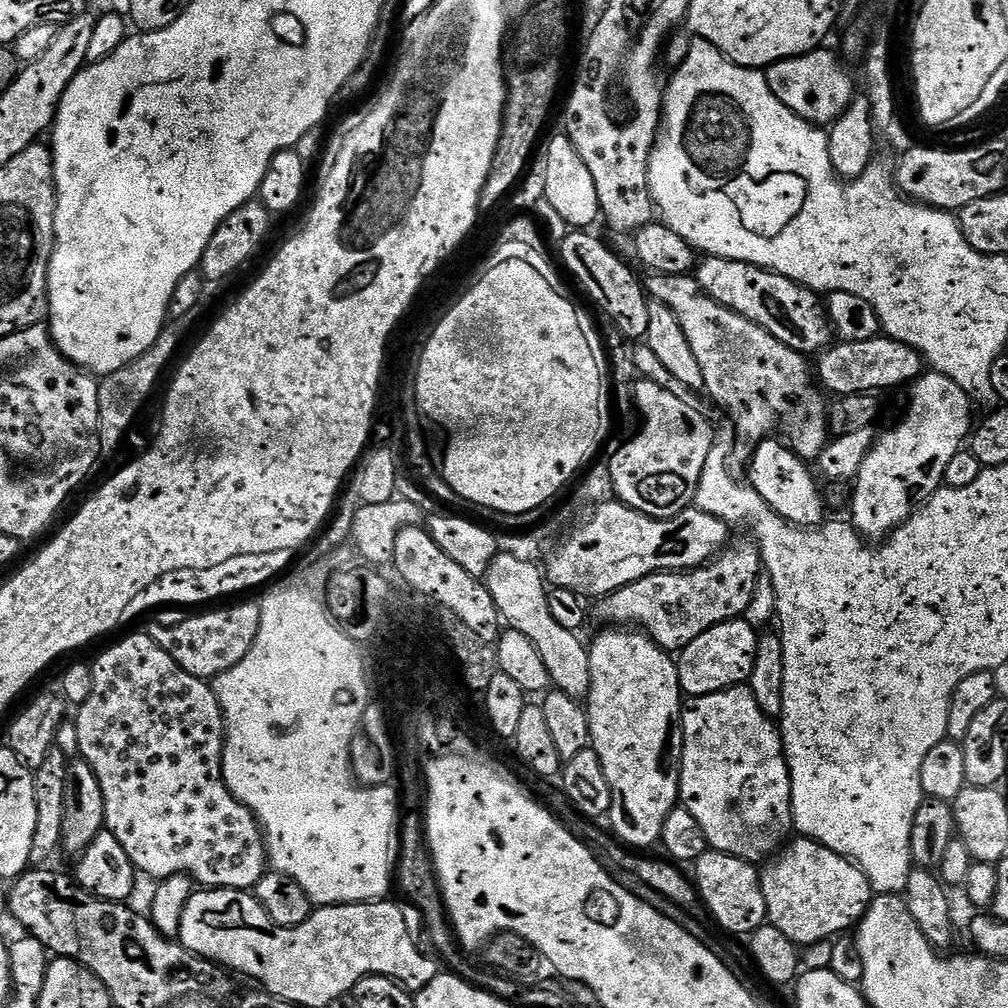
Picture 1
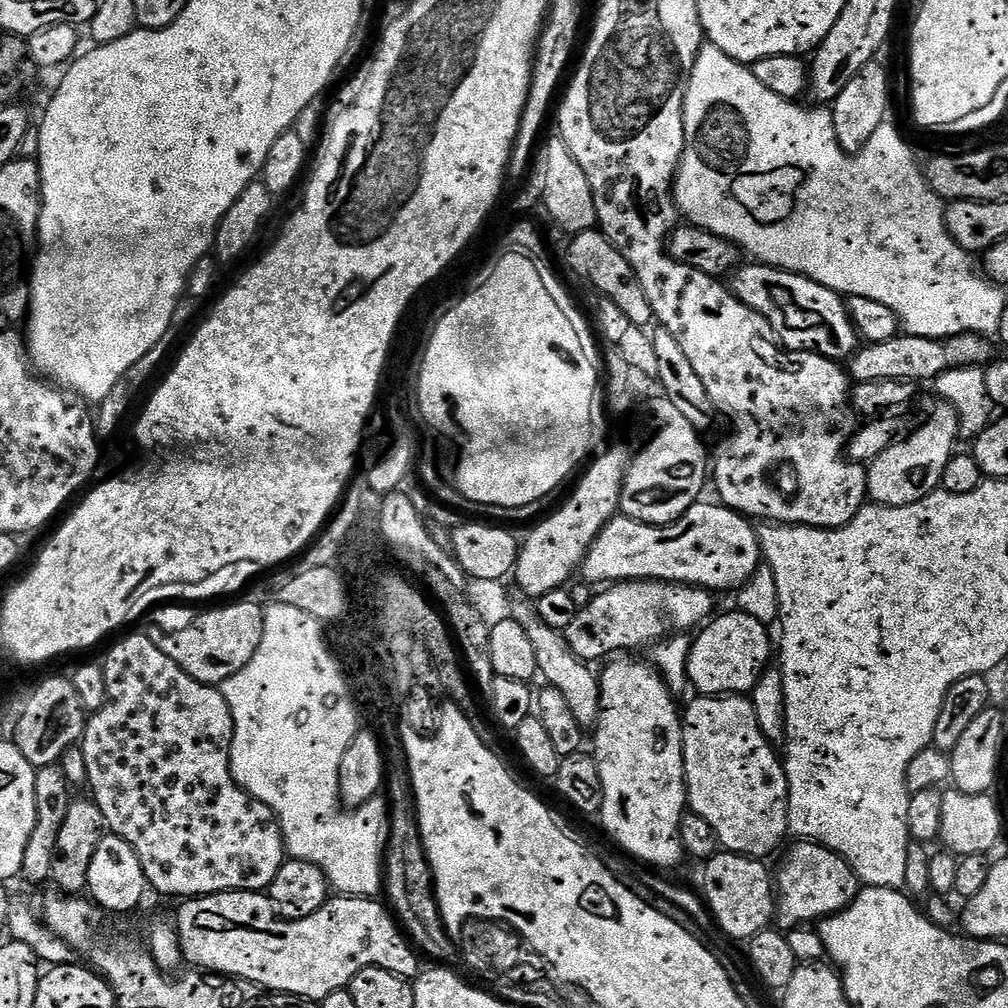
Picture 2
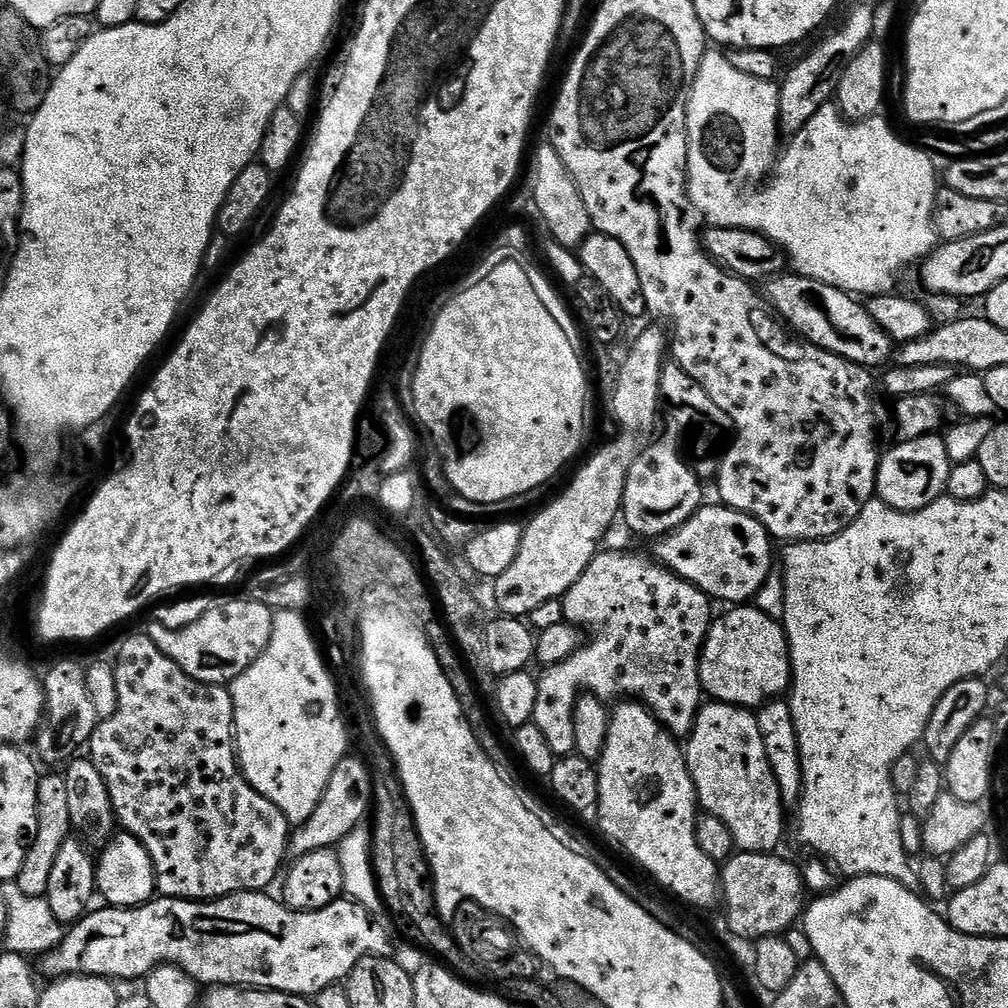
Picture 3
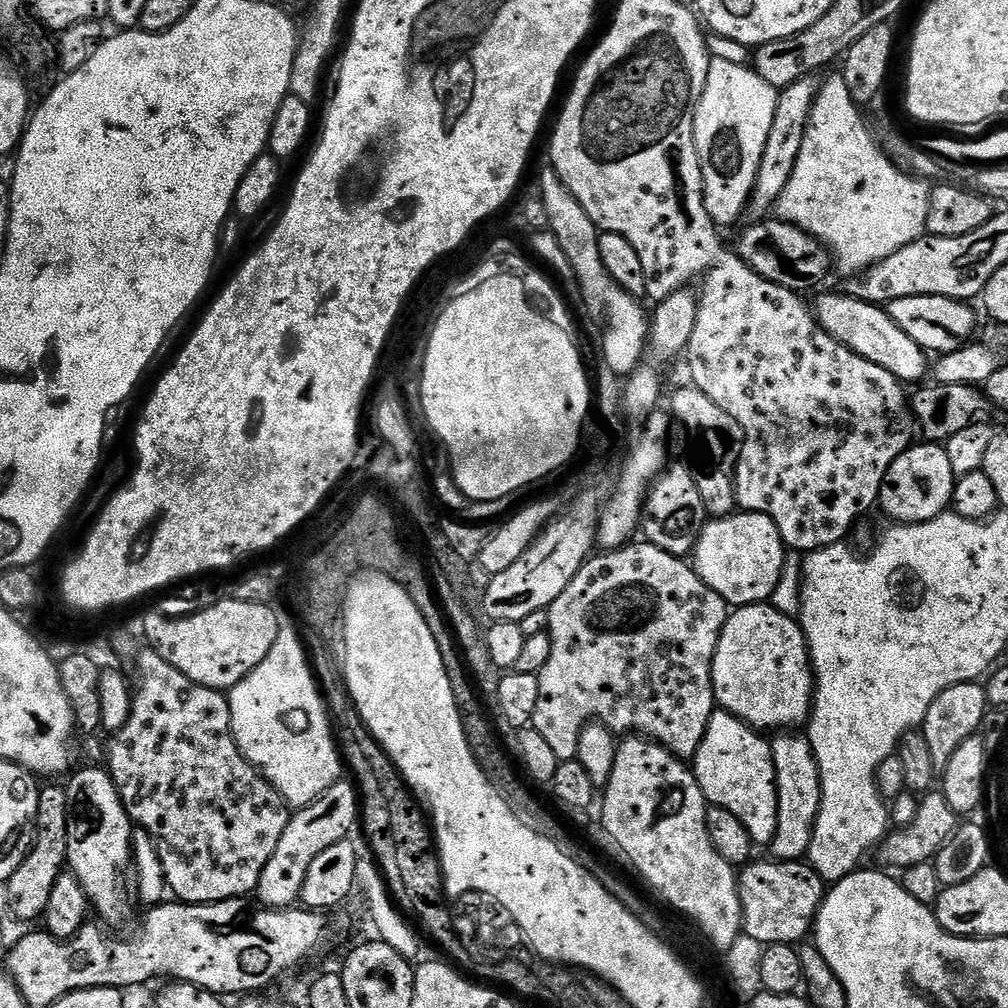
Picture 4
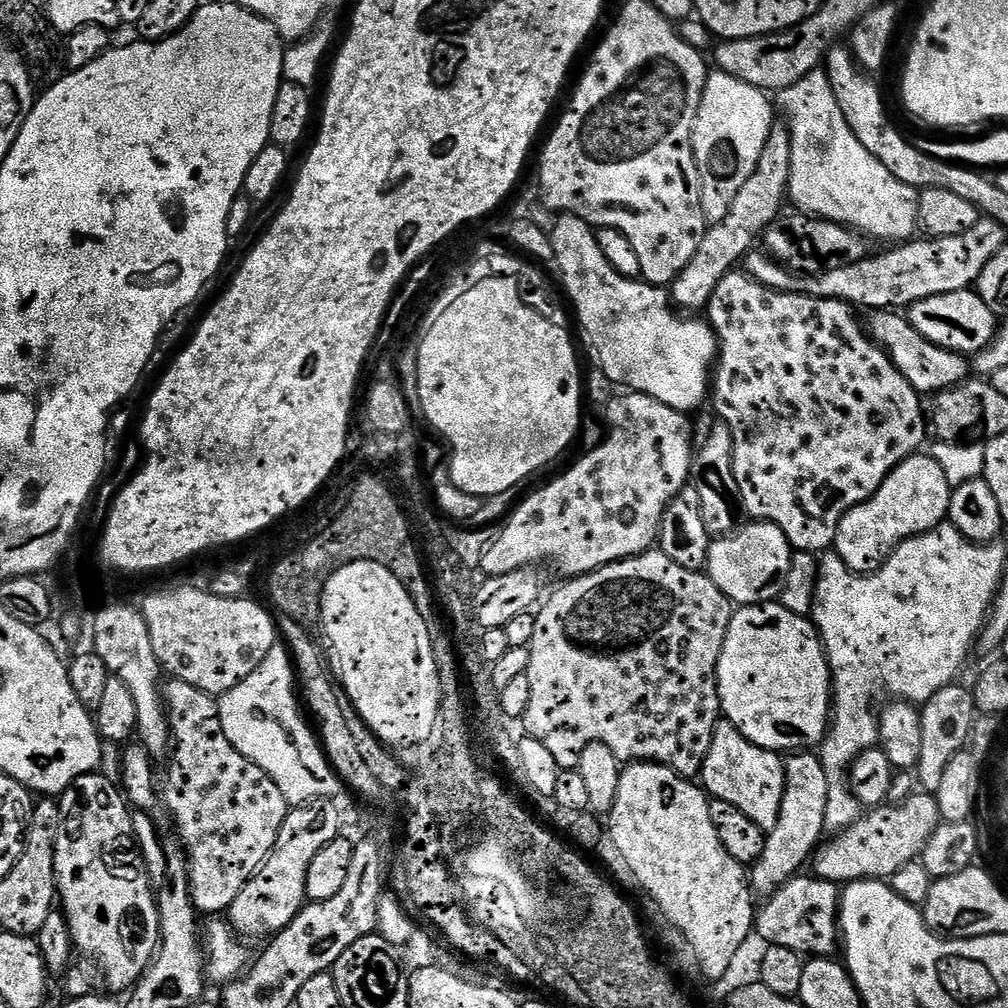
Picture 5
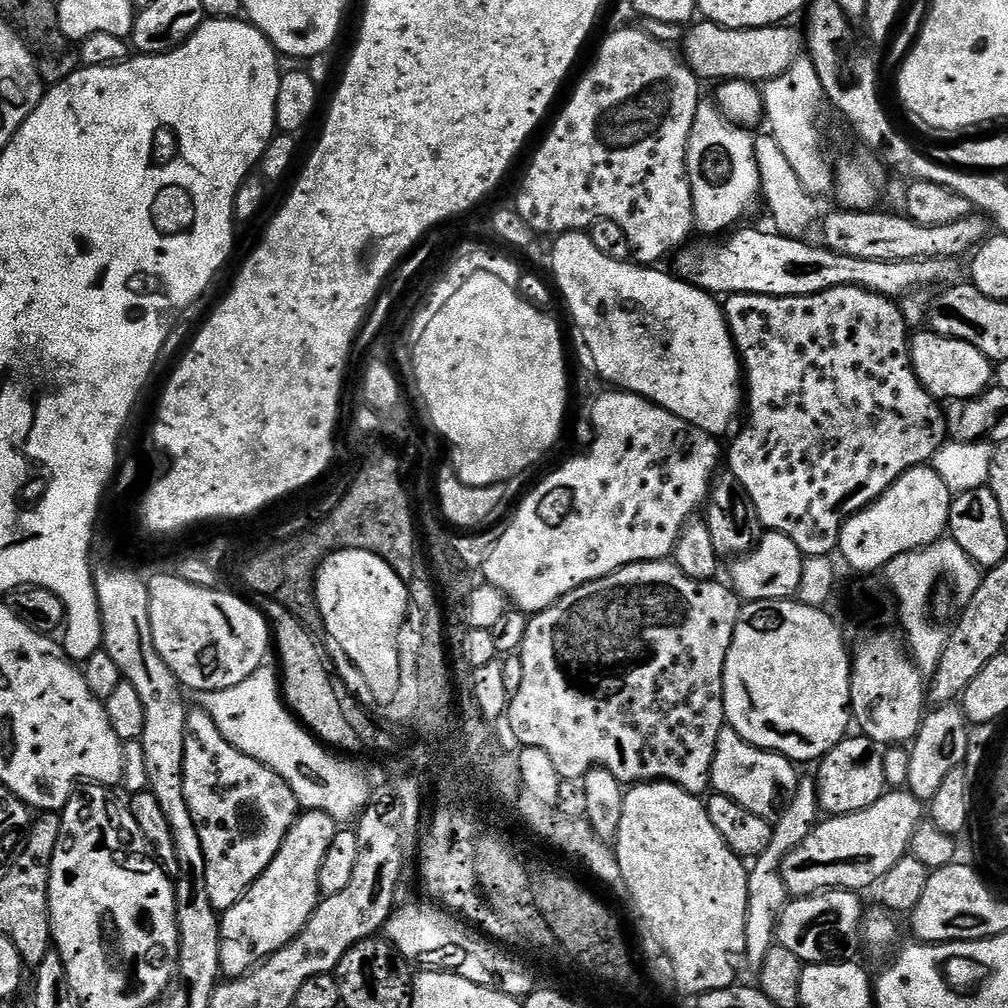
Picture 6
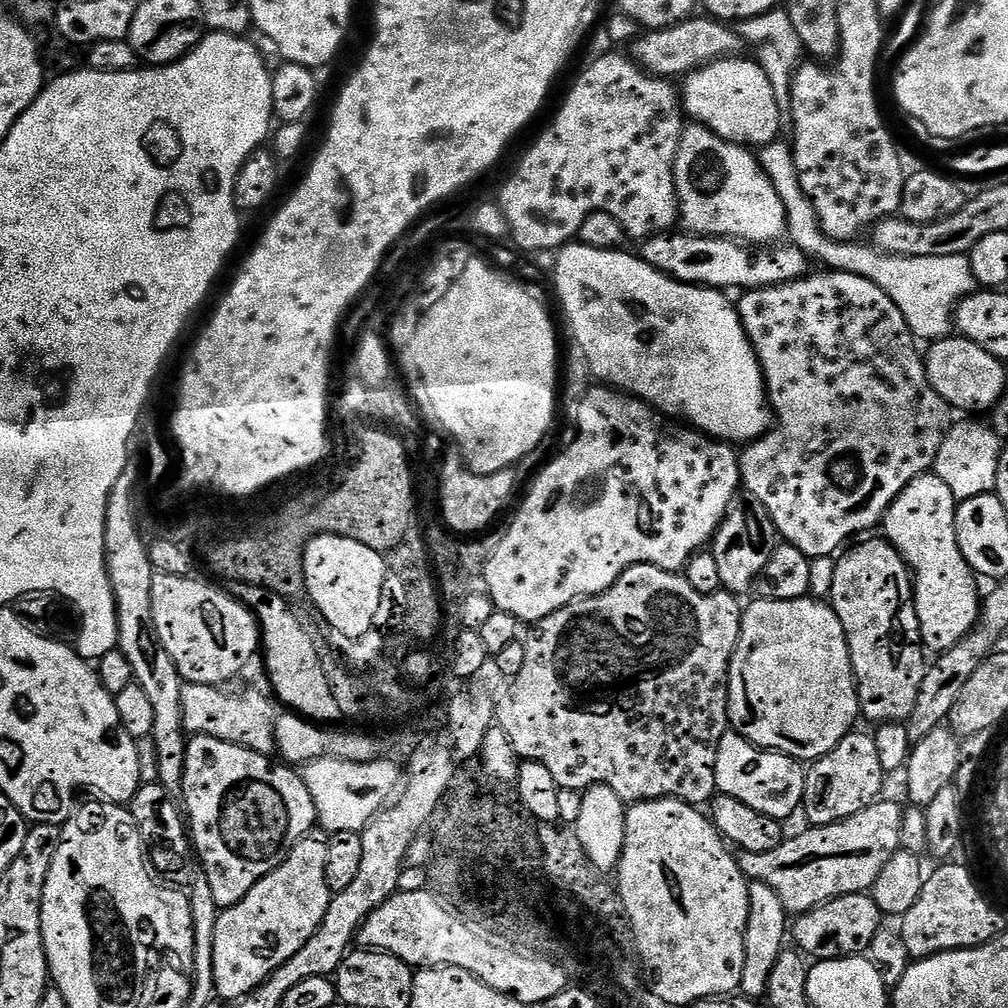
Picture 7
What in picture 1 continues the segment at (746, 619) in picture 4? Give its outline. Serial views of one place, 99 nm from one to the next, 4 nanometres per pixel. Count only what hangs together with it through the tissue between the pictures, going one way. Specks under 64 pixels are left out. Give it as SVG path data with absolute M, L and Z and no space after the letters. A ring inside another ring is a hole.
M743 618L722 622L706 630L706 634L698 634L698 638L694 638L694 642L678 654L676 669L680 675L681 693L685 697L695 698L747 685L754 670L759 641L757 629L748 625Z

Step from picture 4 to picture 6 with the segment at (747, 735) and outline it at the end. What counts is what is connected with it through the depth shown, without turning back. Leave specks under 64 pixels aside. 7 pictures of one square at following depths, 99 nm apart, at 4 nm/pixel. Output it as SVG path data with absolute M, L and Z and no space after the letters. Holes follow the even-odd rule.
M725 726L720 731L712 763L712 788L719 795L738 802L738 806L746 806L750 814L775 822L790 806L796 787L800 785L801 777L796 776L796 768L793 761L779 756L777 752L754 747L734 729Z

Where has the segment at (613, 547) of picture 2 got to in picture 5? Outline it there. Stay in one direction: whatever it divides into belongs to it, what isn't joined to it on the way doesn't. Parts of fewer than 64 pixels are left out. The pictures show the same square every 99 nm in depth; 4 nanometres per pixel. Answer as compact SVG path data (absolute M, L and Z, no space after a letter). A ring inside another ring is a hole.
M748 522L744 529L733 531L731 534L713 539L708 545L708 562L706 575L712 579L714 586L726 594L726 598L736 606L750 604L770 604L781 599L783 587L789 577L794 549L792 543L782 534L782 530L773 524L763 522Z

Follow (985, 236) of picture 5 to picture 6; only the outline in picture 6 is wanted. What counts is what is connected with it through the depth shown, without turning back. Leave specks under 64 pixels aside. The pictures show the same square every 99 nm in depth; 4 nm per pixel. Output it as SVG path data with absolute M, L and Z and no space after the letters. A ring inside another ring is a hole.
M741 227L721 244L704 244L701 248L685 246L675 253L676 268L674 272L685 284L692 284L704 292L711 292L717 298L727 298L746 294L747 296L805 296L818 294L838 286L854 286L876 292L889 298L907 298L919 293L919 288L928 288L931 284L943 285L957 279L955 260L911 260L910 262L866 262L866 258L846 258L830 249L807 244L807 239L784 237L775 230L759 232L756 228Z

